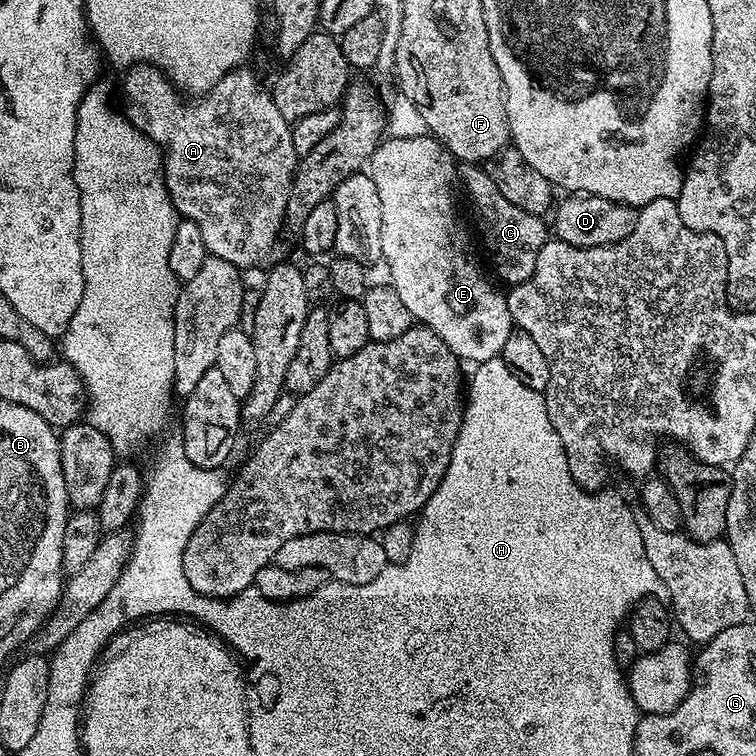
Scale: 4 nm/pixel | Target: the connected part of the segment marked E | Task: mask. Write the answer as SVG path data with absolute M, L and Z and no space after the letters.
M429 134L419 136L418 138L391 138L381 139L380 145L374 150L370 161L370 175L374 186L378 186L378 198L382 201L382 260L386 265L388 263L388 272L392 275L390 279L391 287L395 288L398 298L402 298L402 303L406 306L406 310L410 310L413 321L419 322L423 327L434 330L434 334L438 334L438 338L442 338L452 347L453 352L460 357L461 361L468 362L472 360L473 365L481 364L487 360L494 360L500 356L502 346L506 346L506 338L510 338L510 334L514 330L512 315L508 309L508 297L499 287L492 288L493 281L480 273L480 268L476 265L476 260L471 256L472 240L468 237L468 232L464 229L464 224L460 221L460 216L456 213L456 196L452 193L452 179L457 179L458 168L454 163L454 157L443 148L439 140L435 136Z

